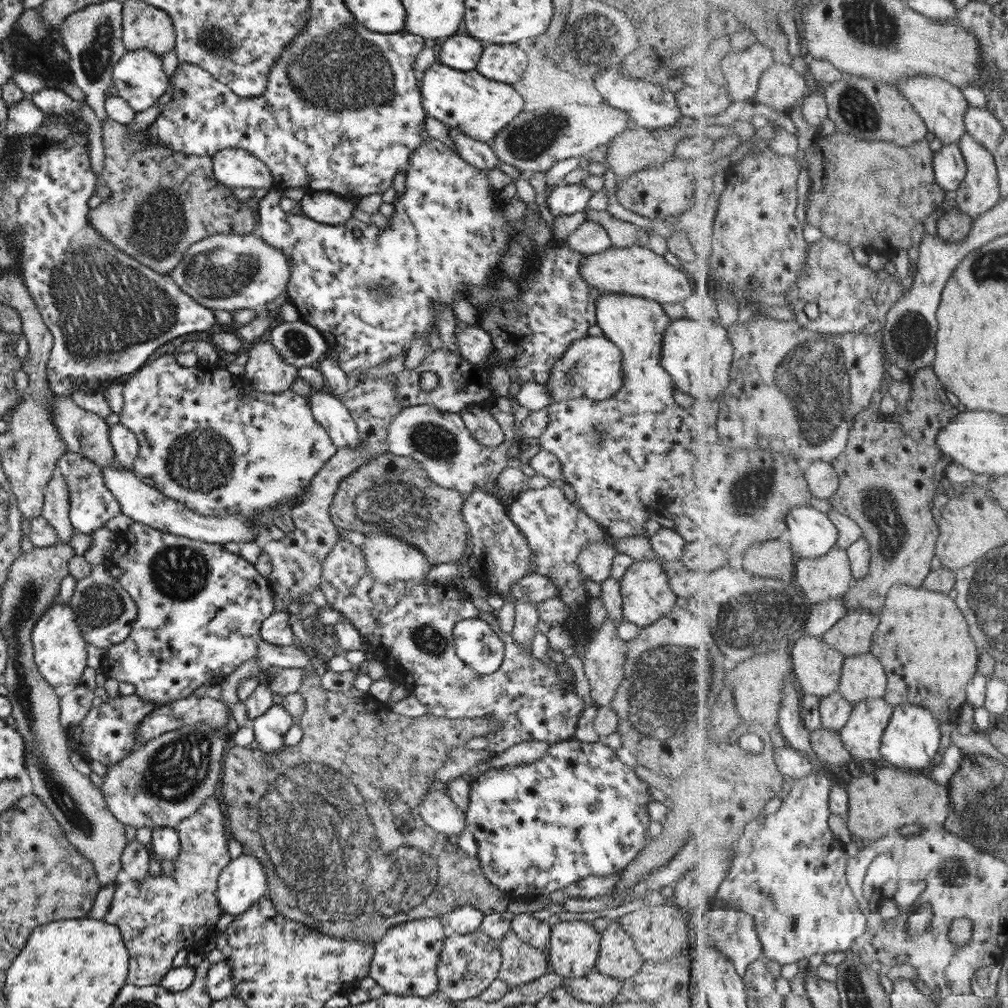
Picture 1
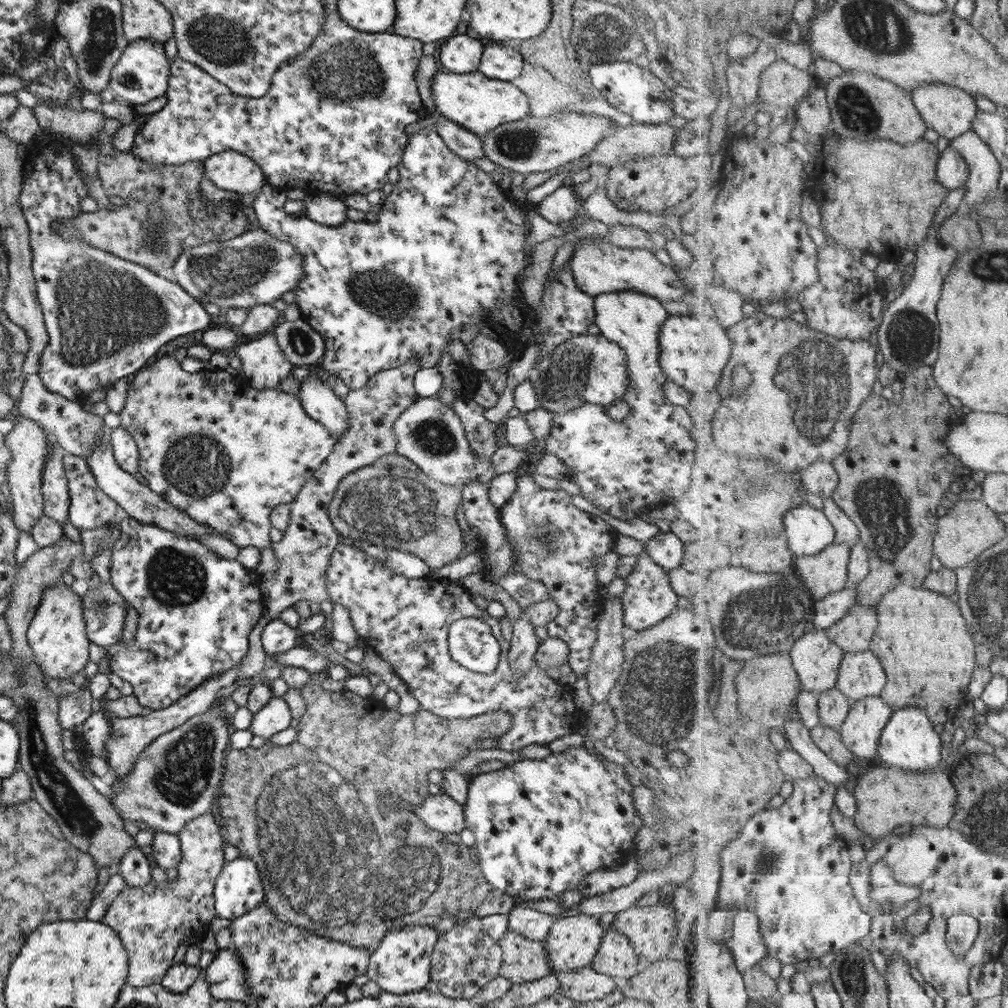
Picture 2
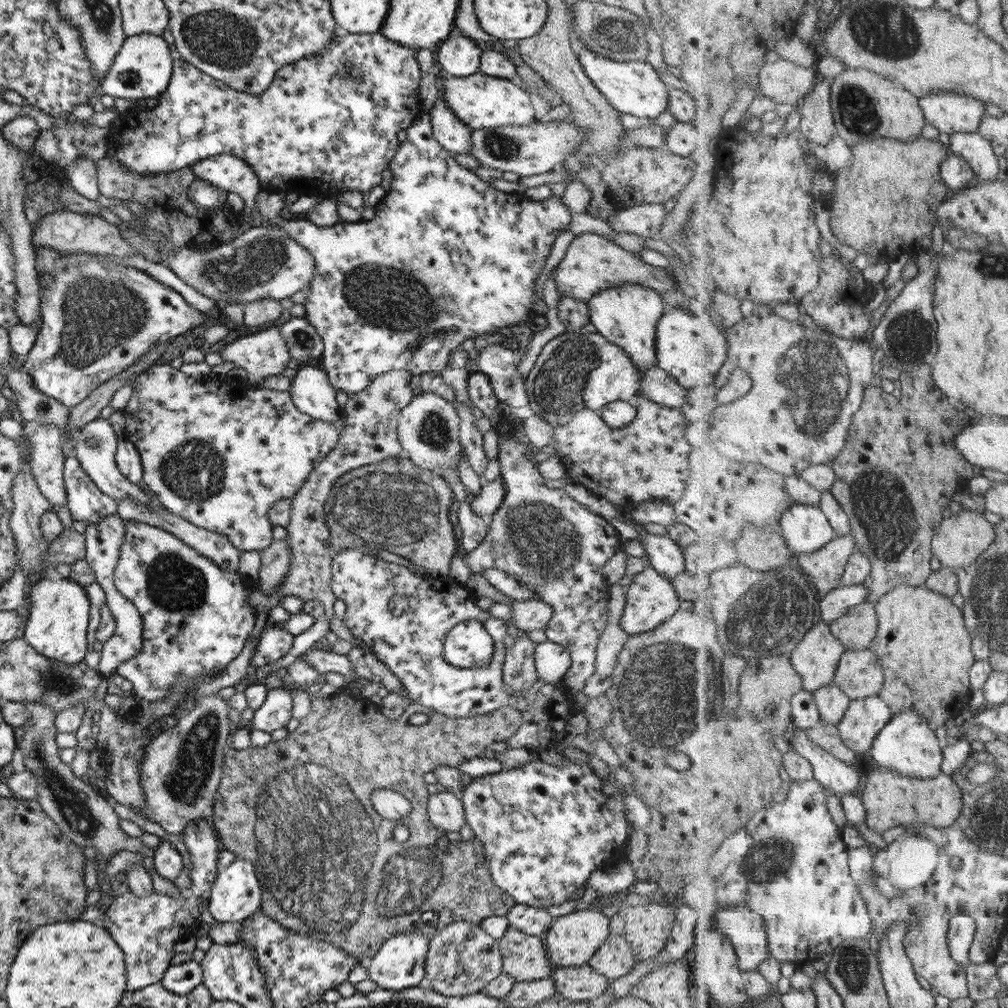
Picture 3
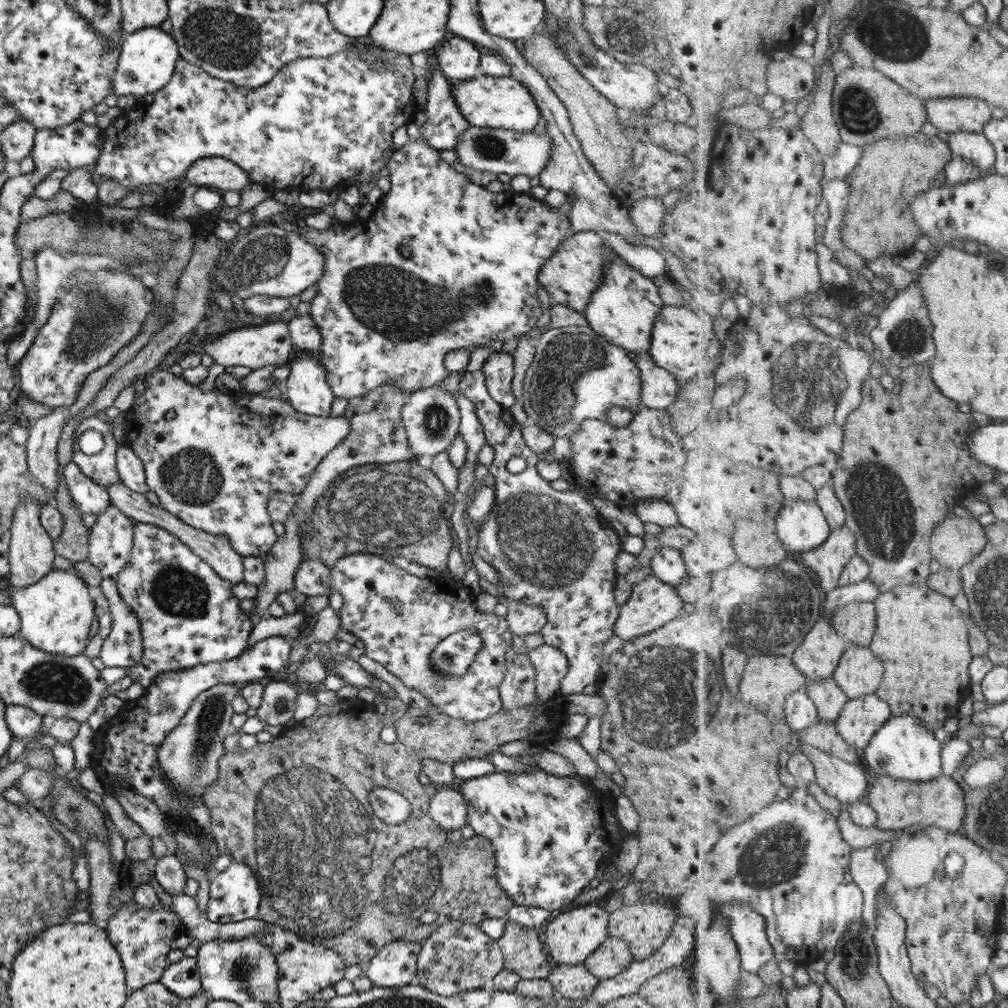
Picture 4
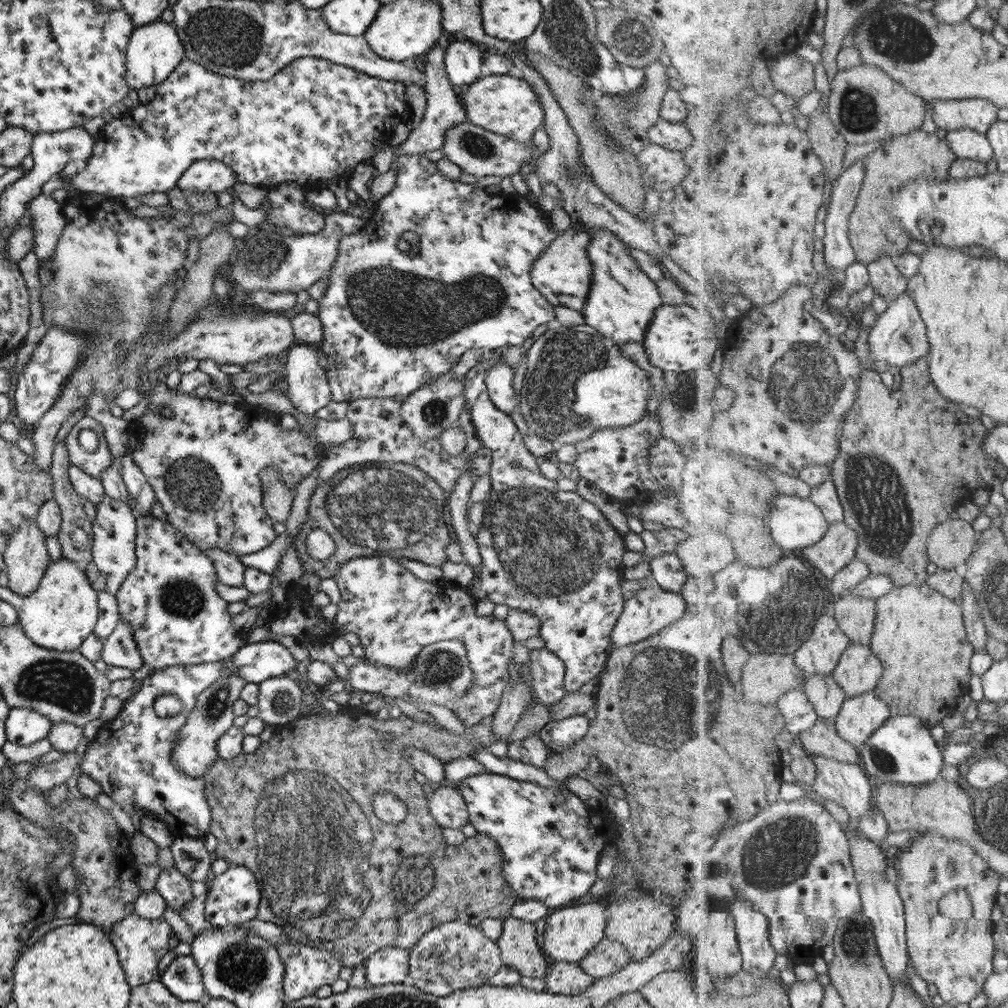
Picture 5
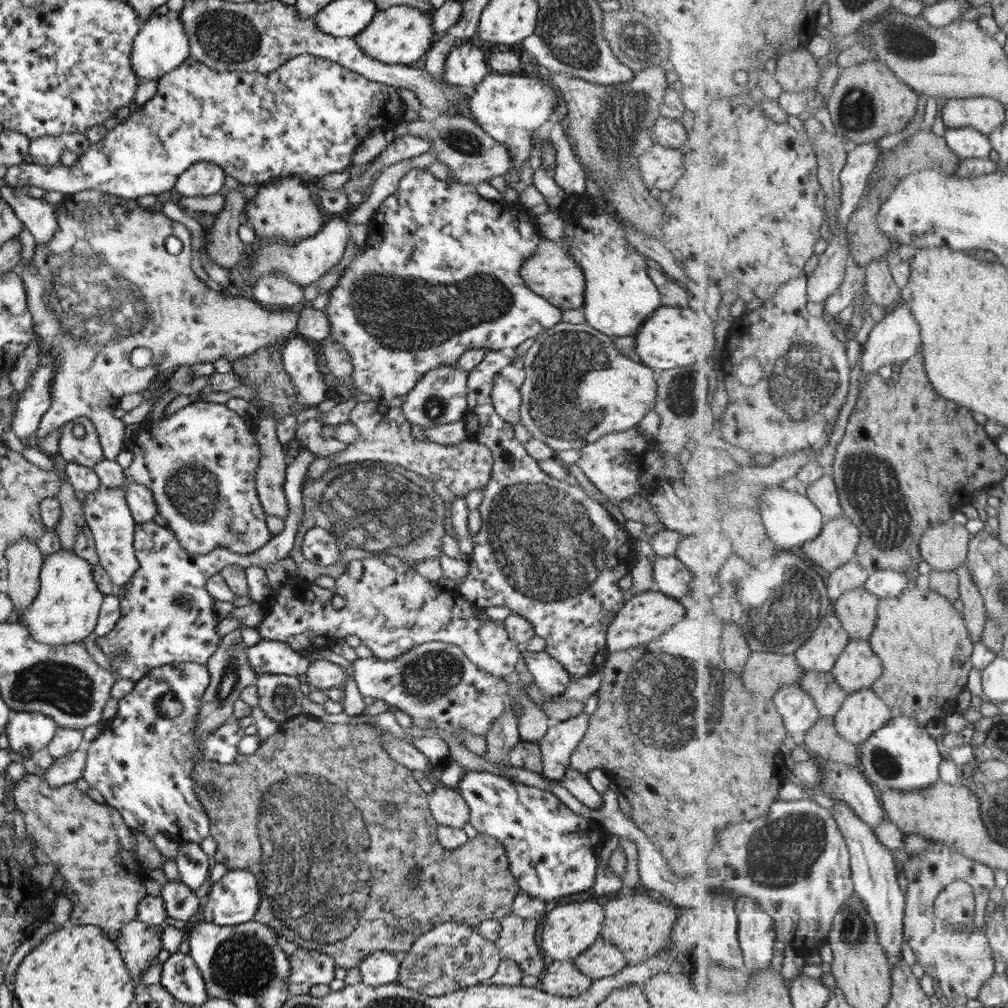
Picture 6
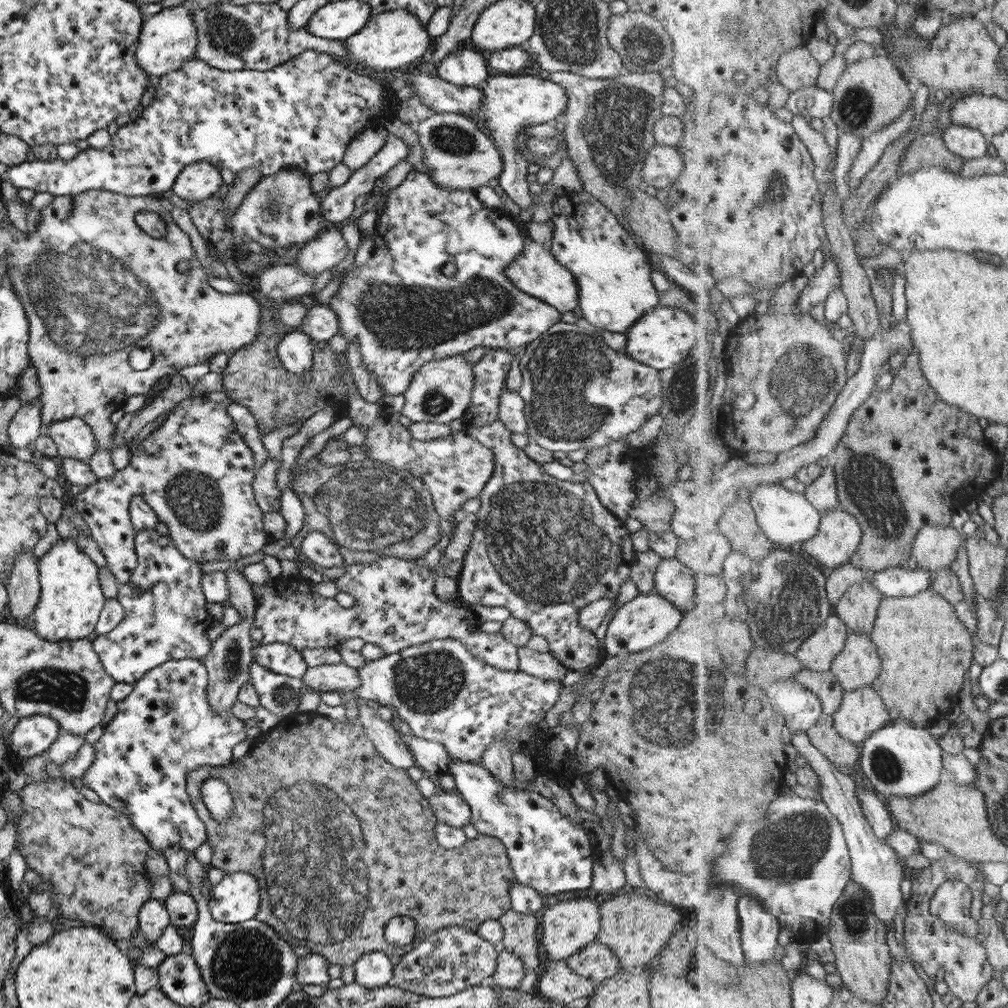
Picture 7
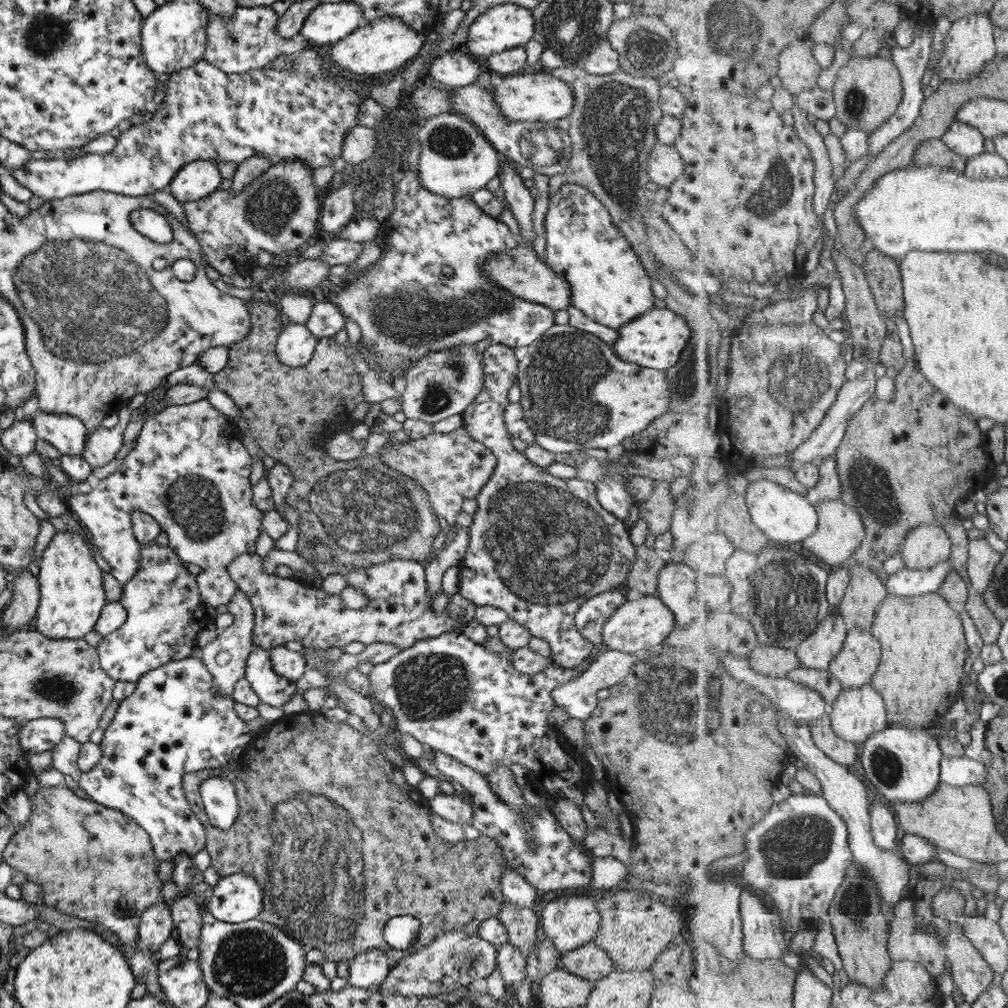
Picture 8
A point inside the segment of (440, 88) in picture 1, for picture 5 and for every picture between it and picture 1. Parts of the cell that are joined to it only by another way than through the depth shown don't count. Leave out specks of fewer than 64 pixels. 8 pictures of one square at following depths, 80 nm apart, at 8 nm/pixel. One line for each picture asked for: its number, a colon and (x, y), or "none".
2: (477, 103)
3: (481, 101)
4: (486, 101)
5: (507, 105)

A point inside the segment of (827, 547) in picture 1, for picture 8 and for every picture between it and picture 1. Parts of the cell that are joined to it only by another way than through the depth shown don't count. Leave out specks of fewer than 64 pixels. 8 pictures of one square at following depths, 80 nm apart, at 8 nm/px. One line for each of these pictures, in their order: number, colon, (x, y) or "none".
2: (809, 531)
3: (806, 529)
4: (802, 526)
5: (795, 522)
6: (792, 520)
7: (789, 518)
8: (783, 516)

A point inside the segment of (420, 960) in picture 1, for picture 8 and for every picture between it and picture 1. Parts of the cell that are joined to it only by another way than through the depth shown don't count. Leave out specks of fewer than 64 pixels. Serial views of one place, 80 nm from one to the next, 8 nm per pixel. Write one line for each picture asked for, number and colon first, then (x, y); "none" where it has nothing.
2: (401, 963)
3: (399, 963)
4: (395, 964)
5: (389, 965)
6: (378, 968)
7: (374, 969)
8: (366, 970)

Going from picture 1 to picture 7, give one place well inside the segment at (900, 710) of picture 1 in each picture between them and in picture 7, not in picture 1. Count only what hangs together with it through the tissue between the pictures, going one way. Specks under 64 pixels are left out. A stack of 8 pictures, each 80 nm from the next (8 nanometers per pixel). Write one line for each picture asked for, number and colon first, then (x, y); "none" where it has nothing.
2: (909, 741)
3: (908, 744)
4: (905, 748)
5: (903, 751)
6: (903, 756)
7: (903, 760)

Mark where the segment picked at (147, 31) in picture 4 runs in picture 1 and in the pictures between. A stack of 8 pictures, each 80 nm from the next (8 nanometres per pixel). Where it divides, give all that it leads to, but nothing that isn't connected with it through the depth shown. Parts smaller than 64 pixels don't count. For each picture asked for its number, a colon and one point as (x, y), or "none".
1: (138, 78)
2: (140, 74)
3: (141, 68)

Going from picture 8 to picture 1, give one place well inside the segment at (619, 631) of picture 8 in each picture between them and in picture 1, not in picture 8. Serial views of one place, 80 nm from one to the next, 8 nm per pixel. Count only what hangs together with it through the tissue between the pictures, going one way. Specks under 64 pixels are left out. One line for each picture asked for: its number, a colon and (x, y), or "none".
1: (646, 596)
2: (647, 598)
3: (649, 599)
4: (651, 603)
5: (651, 608)
6: (642, 617)
7: (637, 624)

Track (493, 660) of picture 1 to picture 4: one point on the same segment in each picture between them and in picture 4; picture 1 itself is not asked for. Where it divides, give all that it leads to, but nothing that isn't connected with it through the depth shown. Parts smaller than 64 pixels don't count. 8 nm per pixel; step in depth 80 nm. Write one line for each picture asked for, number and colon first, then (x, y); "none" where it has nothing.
2: (470, 643)
3: (467, 644)
4: (453, 654)

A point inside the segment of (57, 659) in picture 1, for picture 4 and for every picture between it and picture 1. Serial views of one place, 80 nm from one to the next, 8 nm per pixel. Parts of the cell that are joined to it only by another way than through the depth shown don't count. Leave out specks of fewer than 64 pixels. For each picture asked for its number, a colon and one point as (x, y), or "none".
2: (56, 634)
3: (57, 611)
4: (55, 613)

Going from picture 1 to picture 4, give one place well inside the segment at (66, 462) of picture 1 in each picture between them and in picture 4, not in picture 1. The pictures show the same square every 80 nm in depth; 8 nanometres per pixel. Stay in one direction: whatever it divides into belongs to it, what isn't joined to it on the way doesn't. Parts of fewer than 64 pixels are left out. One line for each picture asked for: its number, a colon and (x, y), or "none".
2: (89, 508)
3: (85, 502)
4: (88, 498)

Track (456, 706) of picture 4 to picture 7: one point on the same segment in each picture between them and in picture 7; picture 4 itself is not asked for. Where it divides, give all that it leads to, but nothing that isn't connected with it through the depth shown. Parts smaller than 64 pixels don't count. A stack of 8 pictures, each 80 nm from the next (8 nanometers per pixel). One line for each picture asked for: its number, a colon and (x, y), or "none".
5: (394, 614)
6: (391, 608)
7: (395, 607)

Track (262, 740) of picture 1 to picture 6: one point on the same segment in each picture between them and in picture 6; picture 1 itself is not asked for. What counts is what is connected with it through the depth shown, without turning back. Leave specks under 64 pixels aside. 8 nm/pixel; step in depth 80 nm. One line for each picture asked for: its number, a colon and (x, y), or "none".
2: (274, 716)
3: (275, 711)
4: (278, 700)
5: (279, 698)
6: (279, 697)

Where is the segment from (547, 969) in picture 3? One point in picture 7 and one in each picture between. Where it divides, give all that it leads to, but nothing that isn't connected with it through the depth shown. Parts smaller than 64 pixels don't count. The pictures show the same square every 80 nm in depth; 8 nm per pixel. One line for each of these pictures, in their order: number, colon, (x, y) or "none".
4: (521, 953)
5: (518, 948)
6: (515, 942)
7: (518, 930)

